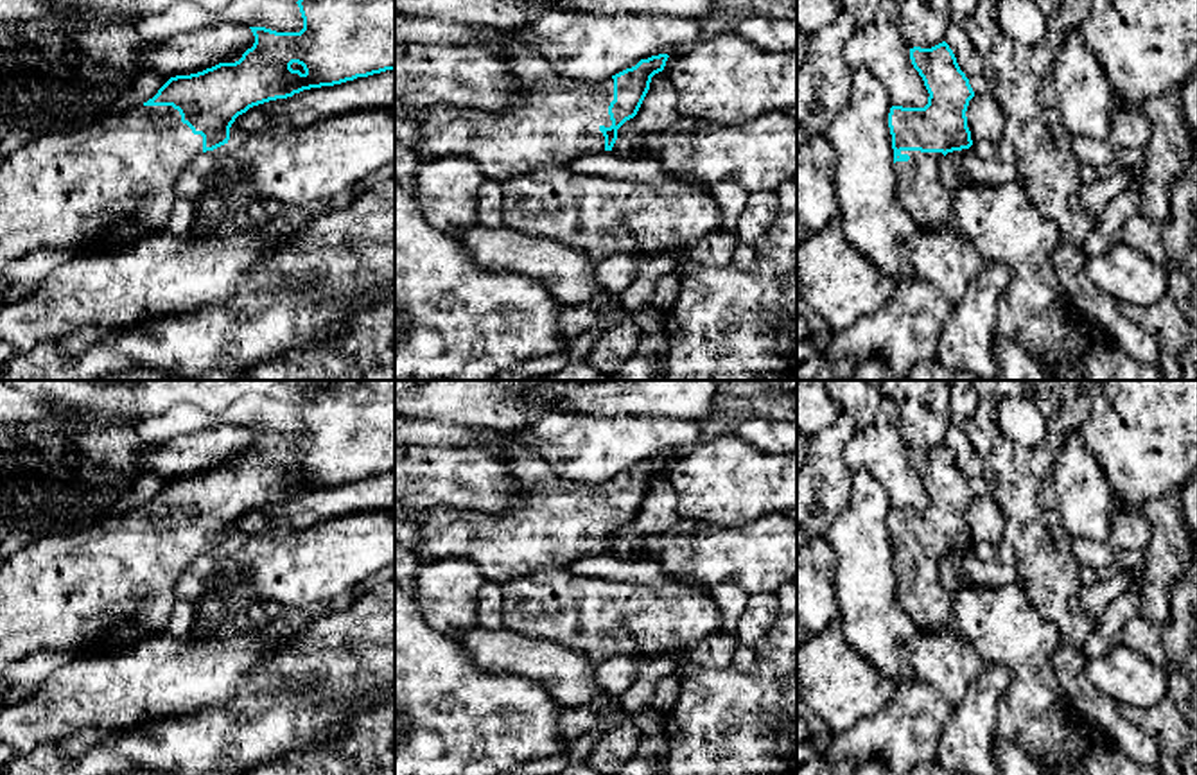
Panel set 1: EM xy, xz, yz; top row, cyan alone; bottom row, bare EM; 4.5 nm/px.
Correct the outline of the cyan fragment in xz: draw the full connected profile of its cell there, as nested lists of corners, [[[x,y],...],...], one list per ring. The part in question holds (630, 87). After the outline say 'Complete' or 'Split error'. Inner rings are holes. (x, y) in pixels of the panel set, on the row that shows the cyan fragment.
[[[470,41],[488,48],[495,57],[508,63],[517,88],[524,99],[504,111],[461,109],[454,106],[434,106],[425,122],[418,124],[420,163],[465,156],[479,163],[486,179],[506,183],[522,174],[531,174],[542,167],[612,151],[617,129],[633,118],[650,90],[651,77],[664,70],[668,54],[641,59],[610,79],[599,83],[580,83],[556,74],[551,63],[526,45],[508,45],[504,41]]]. Split error

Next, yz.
[[[946,41],[931,48],[913,47],[910,59],[930,97],[924,108],[890,108],[888,127],[894,149],[896,196],[919,230],[944,230],[953,224],[955,197],[942,183],[940,161],[948,152],[973,145],[965,111],[974,91]]]. Split error

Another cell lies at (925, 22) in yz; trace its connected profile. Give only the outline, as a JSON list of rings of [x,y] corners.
[[[896,0],[908,48],[931,48],[946,39],[951,25],[951,0]]]

